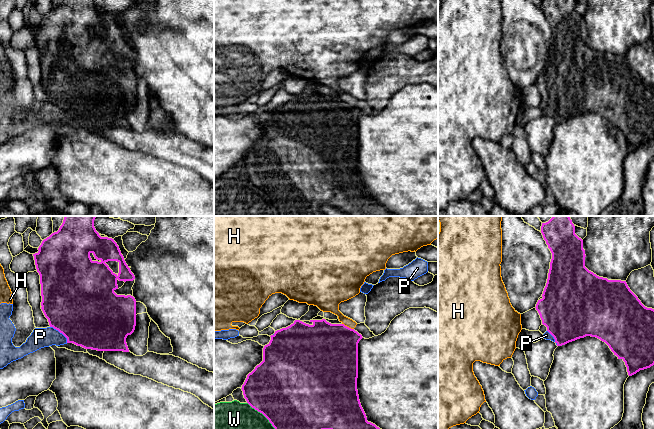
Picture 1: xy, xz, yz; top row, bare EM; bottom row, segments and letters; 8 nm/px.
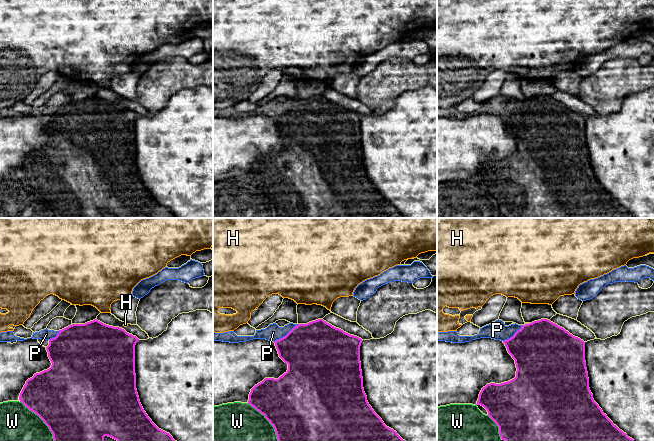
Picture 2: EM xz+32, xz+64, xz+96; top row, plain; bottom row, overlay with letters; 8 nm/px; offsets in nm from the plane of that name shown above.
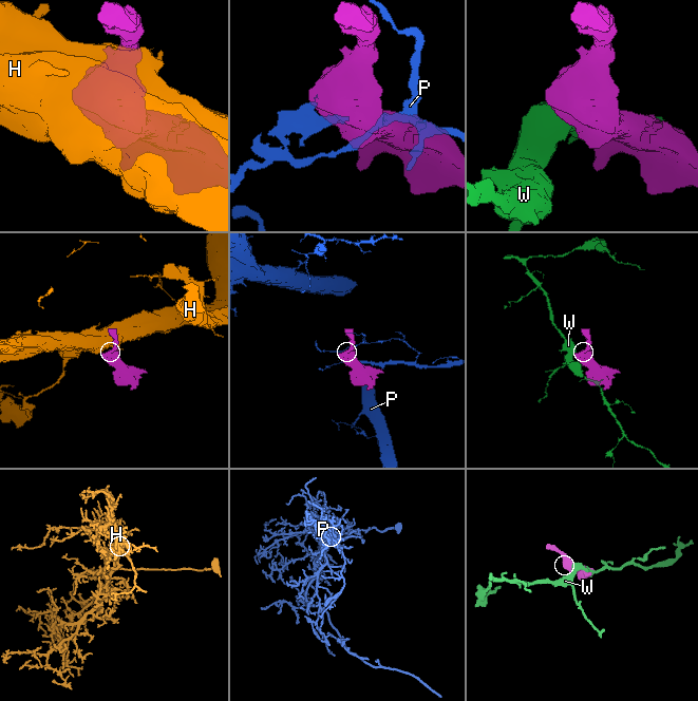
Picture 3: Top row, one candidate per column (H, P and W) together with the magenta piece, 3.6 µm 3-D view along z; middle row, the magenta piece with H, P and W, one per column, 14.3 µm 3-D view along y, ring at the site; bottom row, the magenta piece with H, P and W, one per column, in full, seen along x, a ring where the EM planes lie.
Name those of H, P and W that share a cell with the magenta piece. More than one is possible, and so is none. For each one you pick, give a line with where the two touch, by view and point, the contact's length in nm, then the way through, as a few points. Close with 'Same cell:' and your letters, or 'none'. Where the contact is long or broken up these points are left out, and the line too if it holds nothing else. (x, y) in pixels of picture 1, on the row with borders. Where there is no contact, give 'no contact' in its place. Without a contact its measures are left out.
Same cell: none

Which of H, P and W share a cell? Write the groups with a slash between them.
H / P / W

